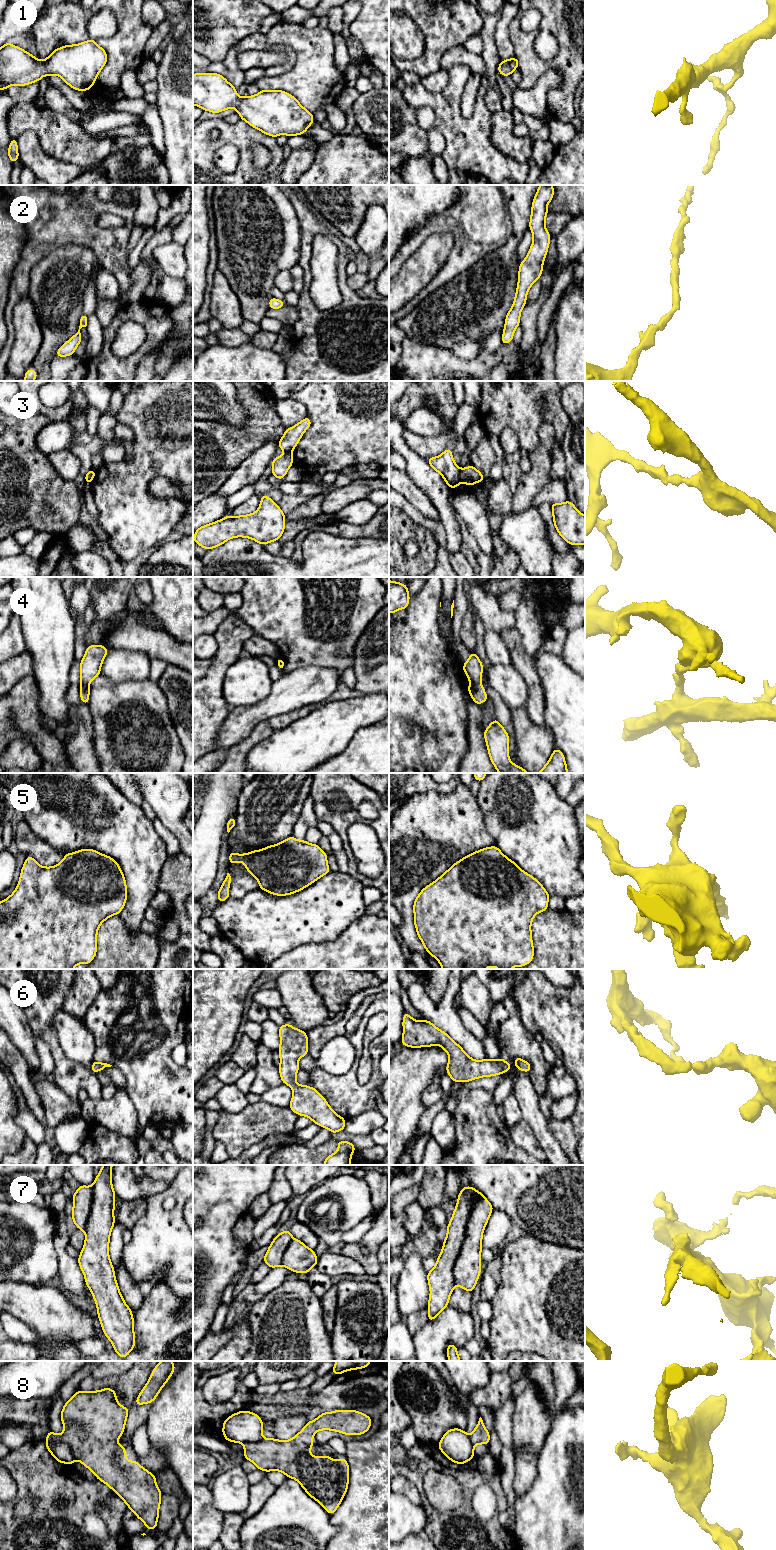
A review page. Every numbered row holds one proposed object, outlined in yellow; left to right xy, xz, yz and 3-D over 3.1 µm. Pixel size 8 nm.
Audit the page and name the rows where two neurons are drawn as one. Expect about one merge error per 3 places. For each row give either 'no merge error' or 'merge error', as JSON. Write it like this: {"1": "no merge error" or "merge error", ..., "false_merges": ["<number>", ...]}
{"1": "no merge error", "2": "no merge error", "3": "merge error", "4": "merge error", "5": "no merge error", "6": "no merge error", "7": "no merge error", "8": "merge error", "false_merges": ["3", "4", "8"]}

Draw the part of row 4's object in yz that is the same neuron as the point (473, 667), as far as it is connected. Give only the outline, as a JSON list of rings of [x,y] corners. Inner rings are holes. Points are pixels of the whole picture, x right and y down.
[[[471,651],[469,659],[463,664],[463,671],[471,683],[481,683],[483,665],[475,652]]]

